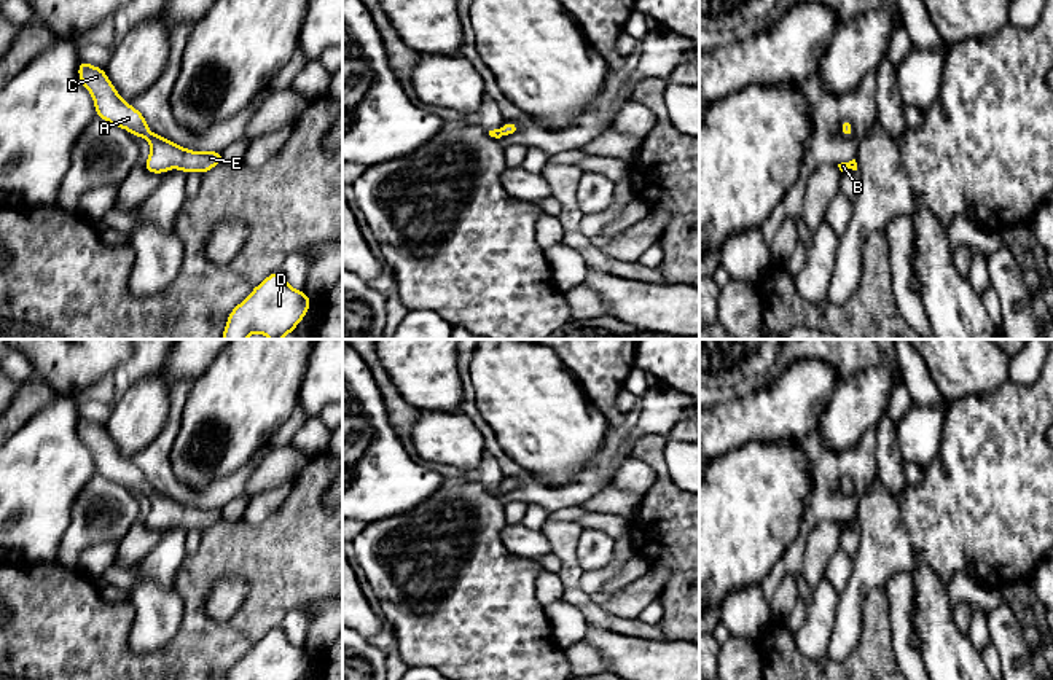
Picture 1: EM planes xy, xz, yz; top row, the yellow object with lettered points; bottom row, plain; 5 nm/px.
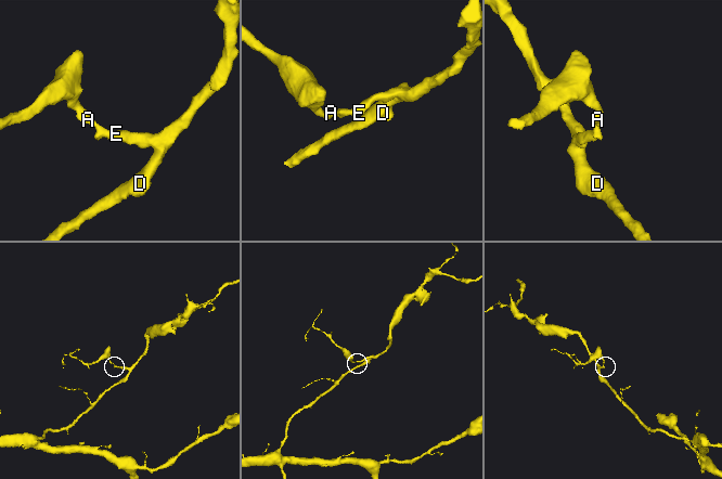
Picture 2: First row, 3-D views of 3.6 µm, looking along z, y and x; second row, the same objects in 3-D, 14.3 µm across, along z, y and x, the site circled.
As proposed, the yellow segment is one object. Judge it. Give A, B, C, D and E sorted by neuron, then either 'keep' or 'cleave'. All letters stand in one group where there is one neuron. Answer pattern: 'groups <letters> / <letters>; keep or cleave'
groups A B C D E; keep

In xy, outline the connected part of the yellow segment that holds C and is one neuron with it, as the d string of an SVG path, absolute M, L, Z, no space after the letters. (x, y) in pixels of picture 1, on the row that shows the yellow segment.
M80 61L78 76L81 84L91 92L96 116L107 123L129 131L134 137L145 137L150 143L150 156L145 169L150 174L164 174L180 169L185 174L207 174L212 167L223 162L221 151L186 150L148 129L143 115L131 104L124 102L116 88L108 80L105 70Z

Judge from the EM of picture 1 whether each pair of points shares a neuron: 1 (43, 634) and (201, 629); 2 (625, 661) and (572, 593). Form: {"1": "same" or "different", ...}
{"1": "same", "2": "different"}

